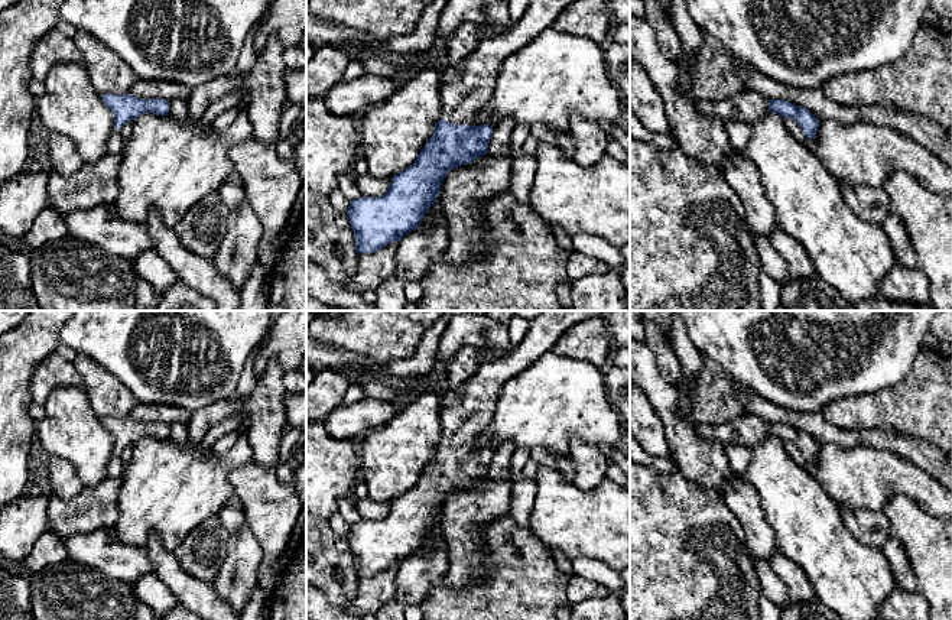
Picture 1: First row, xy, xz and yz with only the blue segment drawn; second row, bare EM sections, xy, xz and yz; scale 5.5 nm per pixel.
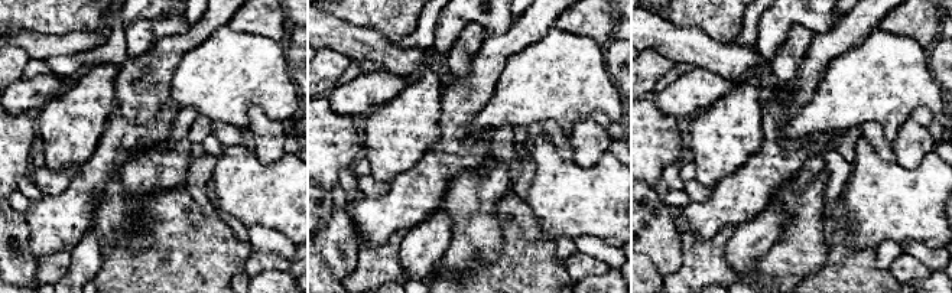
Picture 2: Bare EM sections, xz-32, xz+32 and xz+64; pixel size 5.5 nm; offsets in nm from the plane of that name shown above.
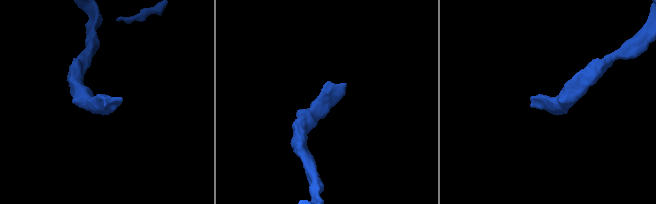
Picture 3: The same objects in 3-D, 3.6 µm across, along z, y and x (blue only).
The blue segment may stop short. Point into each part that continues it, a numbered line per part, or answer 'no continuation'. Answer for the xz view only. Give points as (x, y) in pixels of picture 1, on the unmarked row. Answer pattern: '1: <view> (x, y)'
1: xz (465, 415)

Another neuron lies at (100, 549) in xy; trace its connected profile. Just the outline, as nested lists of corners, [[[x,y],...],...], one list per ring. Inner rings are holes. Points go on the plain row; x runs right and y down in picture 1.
[[[111,528],[75,533],[62,541],[68,559],[129,585],[136,585],[143,575],[155,572],[147,552],[143,548],[120,543]]]

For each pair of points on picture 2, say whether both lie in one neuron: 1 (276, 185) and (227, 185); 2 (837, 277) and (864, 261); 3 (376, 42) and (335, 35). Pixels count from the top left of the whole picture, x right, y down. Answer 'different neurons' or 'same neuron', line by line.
1: same neuron
2: same neuron
3: same neuron

